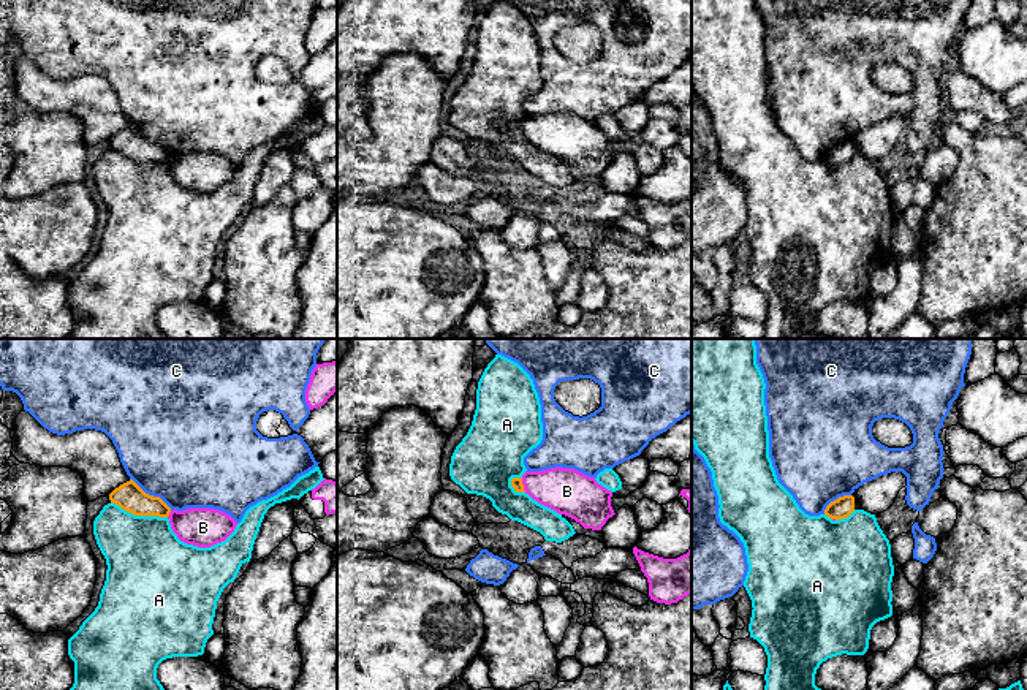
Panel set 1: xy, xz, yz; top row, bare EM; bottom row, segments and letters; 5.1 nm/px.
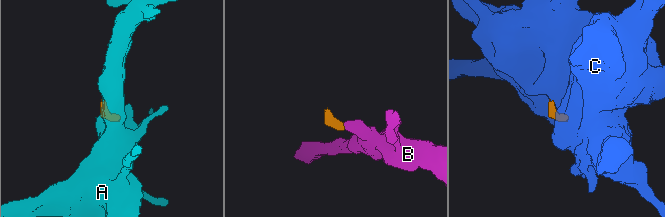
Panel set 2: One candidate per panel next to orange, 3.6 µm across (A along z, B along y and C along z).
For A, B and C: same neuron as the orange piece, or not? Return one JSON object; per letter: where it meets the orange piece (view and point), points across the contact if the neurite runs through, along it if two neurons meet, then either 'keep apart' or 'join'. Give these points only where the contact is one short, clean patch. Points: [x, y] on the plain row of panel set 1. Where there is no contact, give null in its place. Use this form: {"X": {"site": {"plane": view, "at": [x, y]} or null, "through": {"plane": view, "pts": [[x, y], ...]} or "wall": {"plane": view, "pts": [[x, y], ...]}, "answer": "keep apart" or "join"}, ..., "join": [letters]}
{"A": {"site": {"plane": "xy", "at": [140, 160]}, "answer": "keep apart"}, "B": {"site": {"plane": "xz", "at": [522, 130]}, "wall": {"plane": "xz", "pts": [[521, 124], [526, 136]]}, "answer": "keep apart"}, "C": {"site": {"plane": "xy", "at": [151, 141]}, "answer": "keep apart"}, "join": []}

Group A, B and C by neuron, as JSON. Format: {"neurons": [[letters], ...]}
{"neurons": [["A"], ["B"], ["C"]]}

